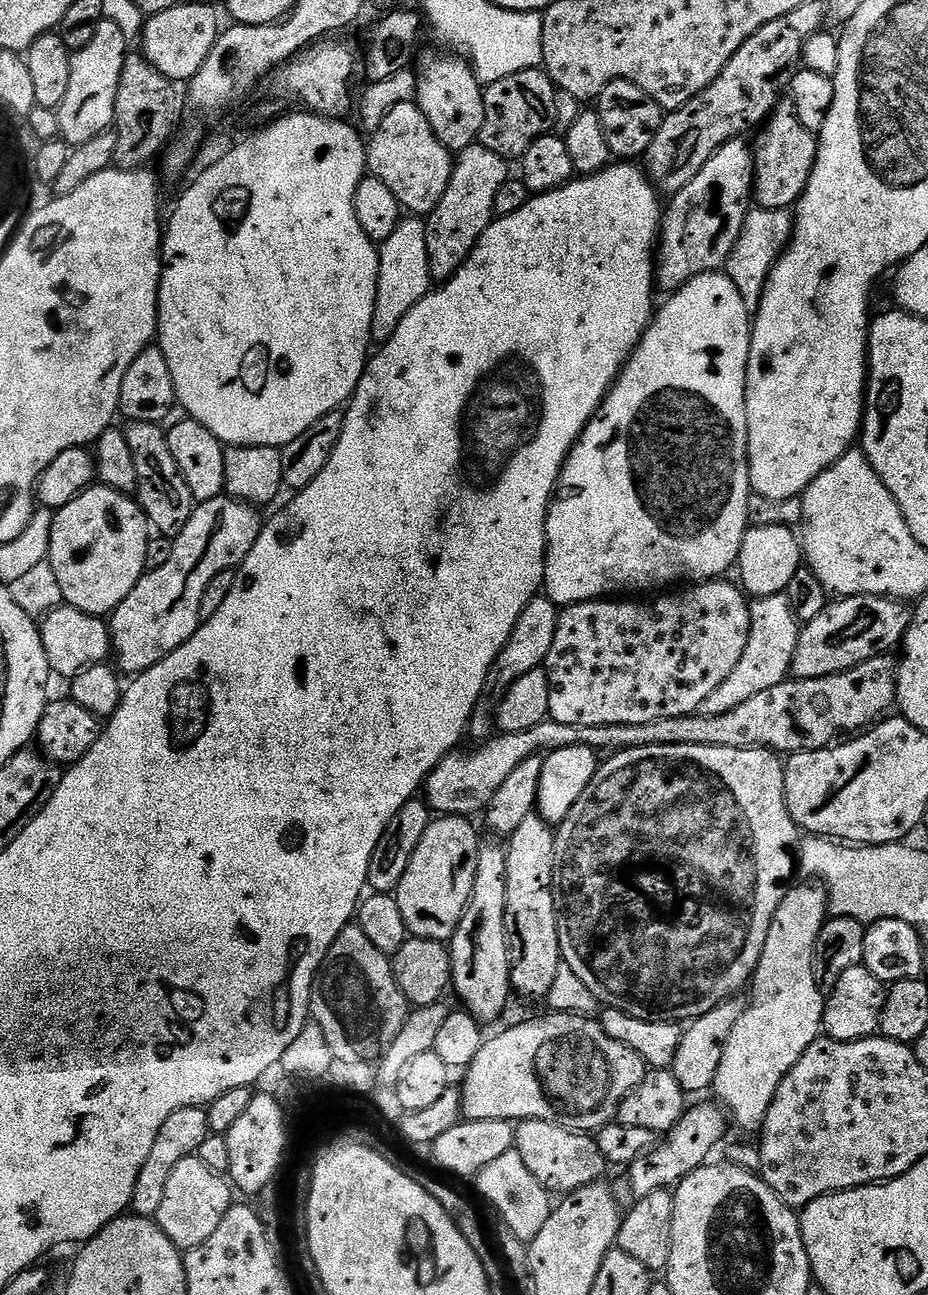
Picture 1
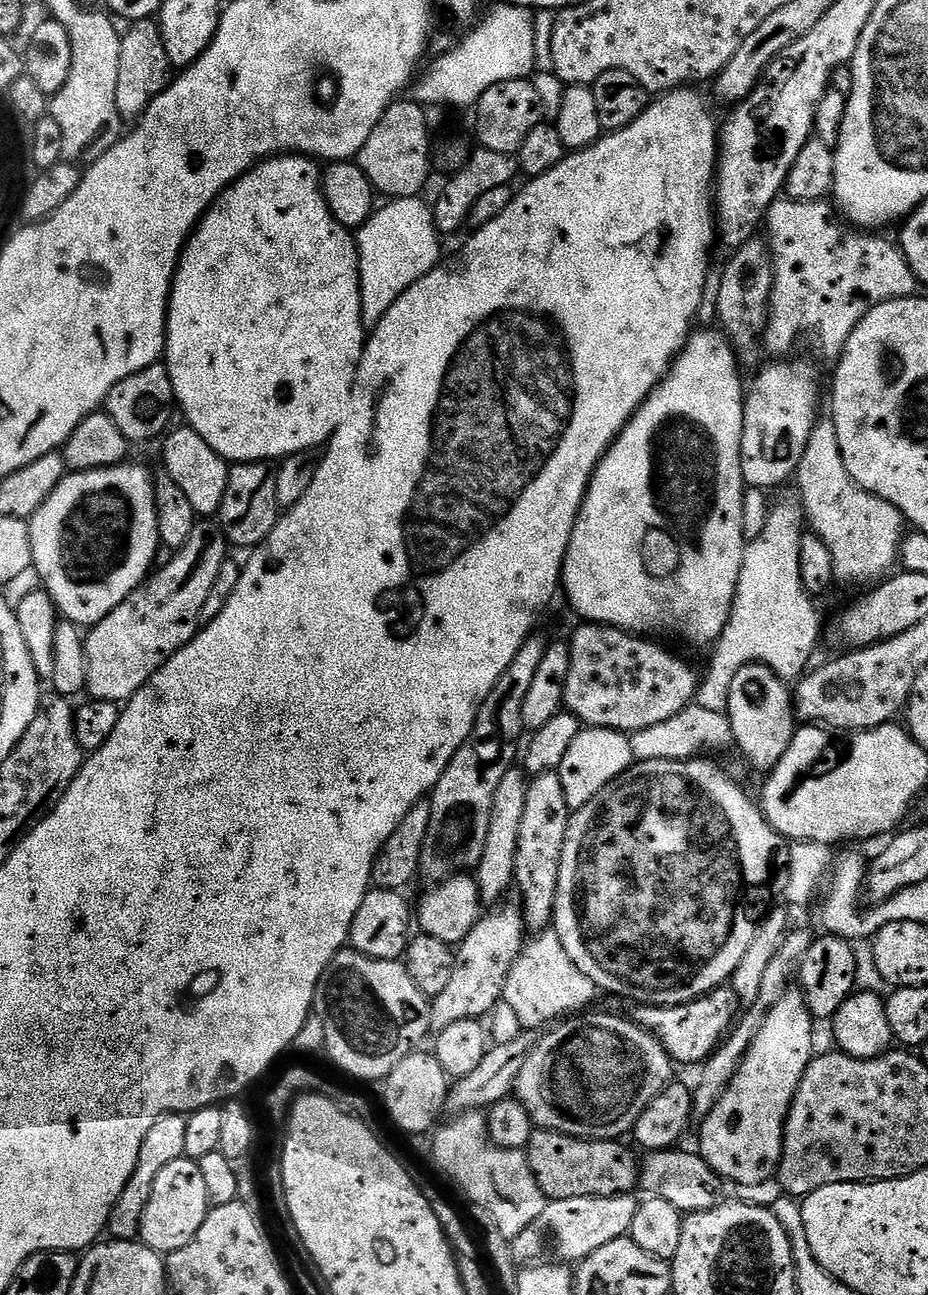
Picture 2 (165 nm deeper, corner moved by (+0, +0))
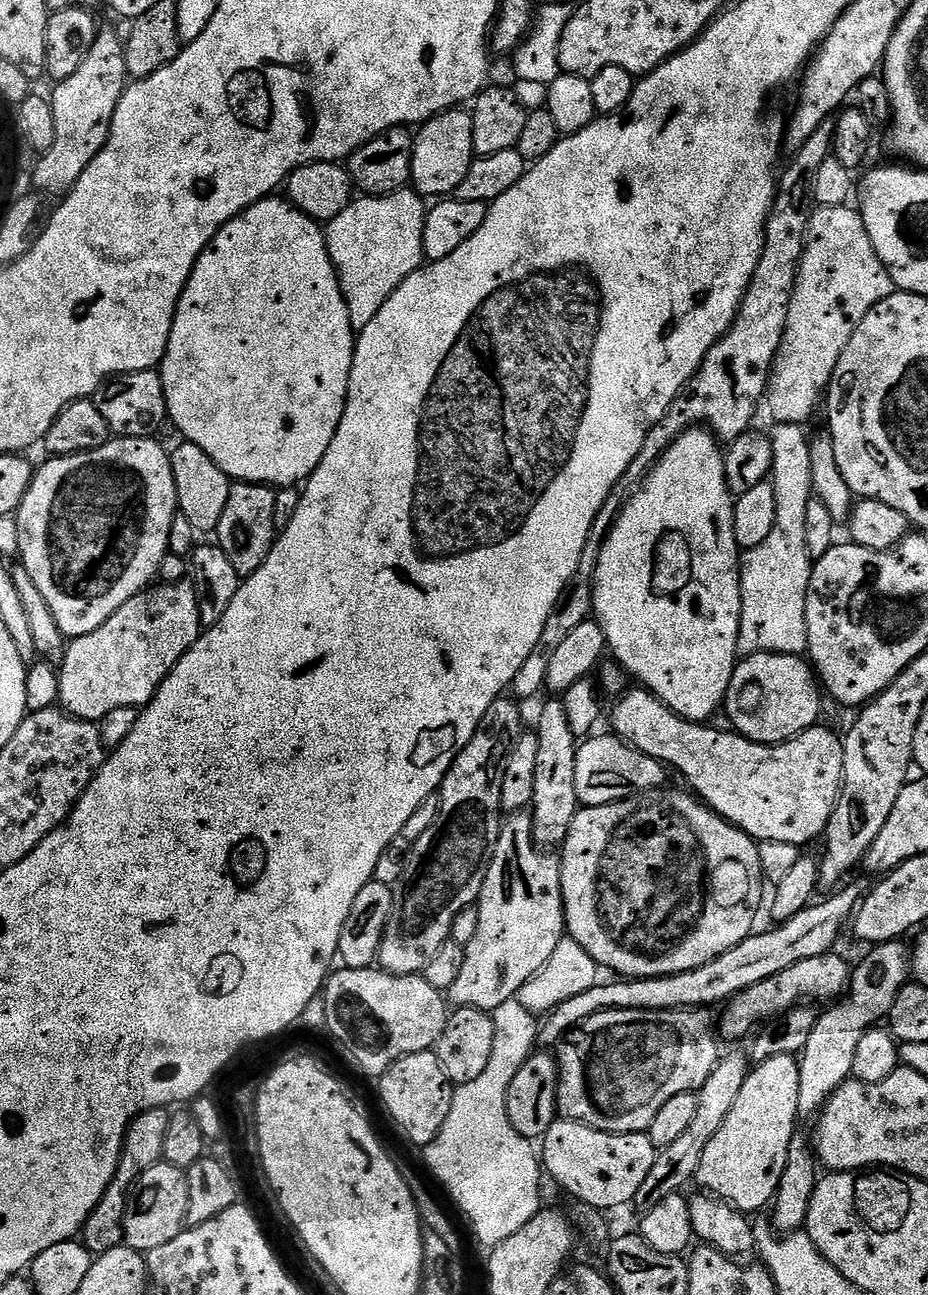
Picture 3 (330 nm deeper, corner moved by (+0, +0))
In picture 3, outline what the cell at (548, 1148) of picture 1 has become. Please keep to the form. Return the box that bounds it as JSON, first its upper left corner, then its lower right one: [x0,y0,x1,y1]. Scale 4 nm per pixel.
[538,1118,657,1210]

